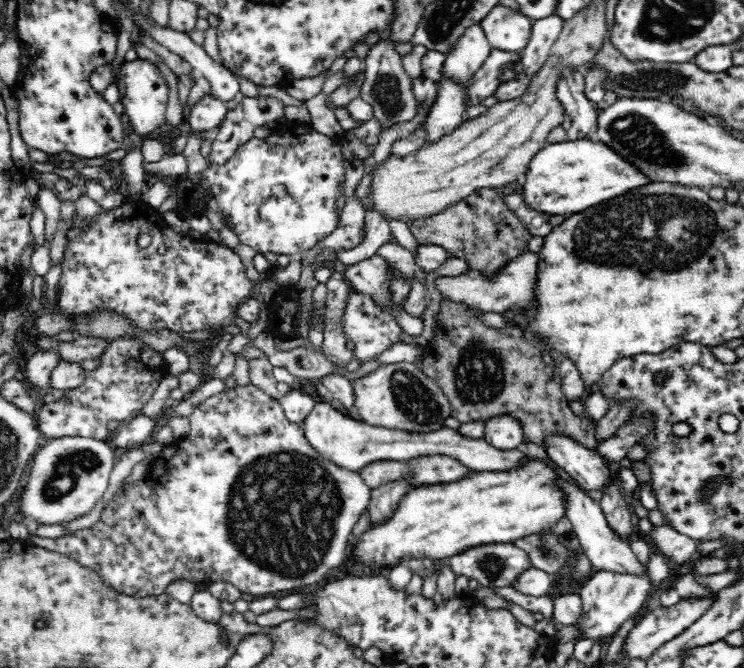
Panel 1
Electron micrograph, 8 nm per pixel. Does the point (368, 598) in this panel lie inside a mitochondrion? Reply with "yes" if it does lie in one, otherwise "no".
yes

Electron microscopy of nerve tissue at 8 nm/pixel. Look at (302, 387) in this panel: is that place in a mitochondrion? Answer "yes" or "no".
no

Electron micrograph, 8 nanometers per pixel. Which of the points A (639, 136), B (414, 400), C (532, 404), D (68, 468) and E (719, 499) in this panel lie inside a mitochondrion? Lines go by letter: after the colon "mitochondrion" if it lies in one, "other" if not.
A: mitochondrion
B: mitochondrion
C: other
D: mitochondrion
E: mitochondrion

